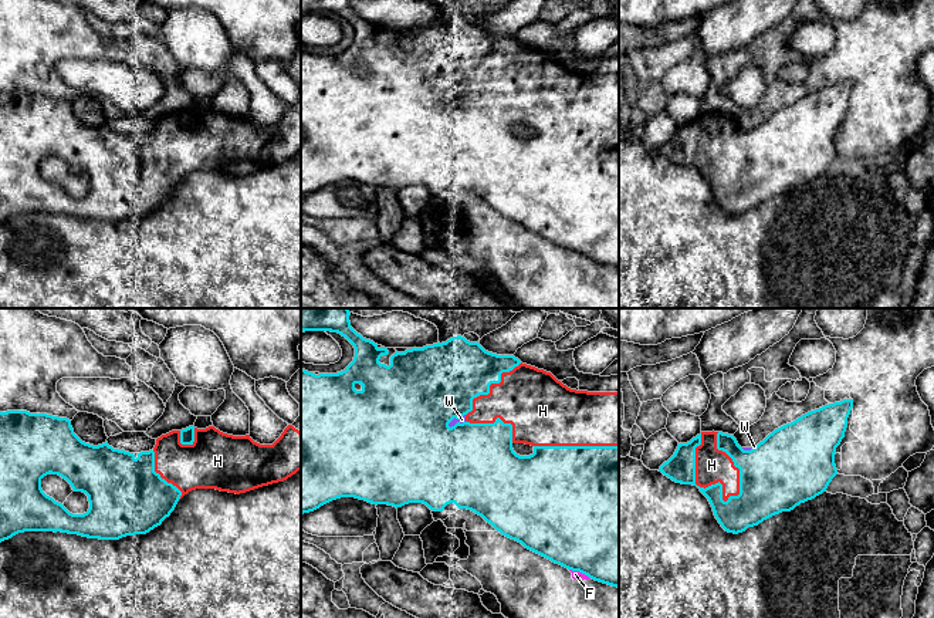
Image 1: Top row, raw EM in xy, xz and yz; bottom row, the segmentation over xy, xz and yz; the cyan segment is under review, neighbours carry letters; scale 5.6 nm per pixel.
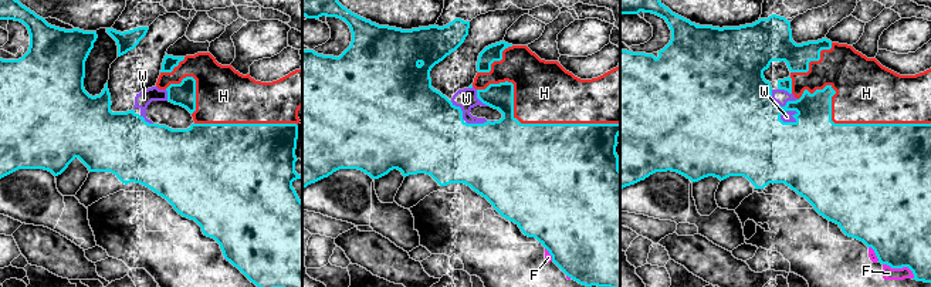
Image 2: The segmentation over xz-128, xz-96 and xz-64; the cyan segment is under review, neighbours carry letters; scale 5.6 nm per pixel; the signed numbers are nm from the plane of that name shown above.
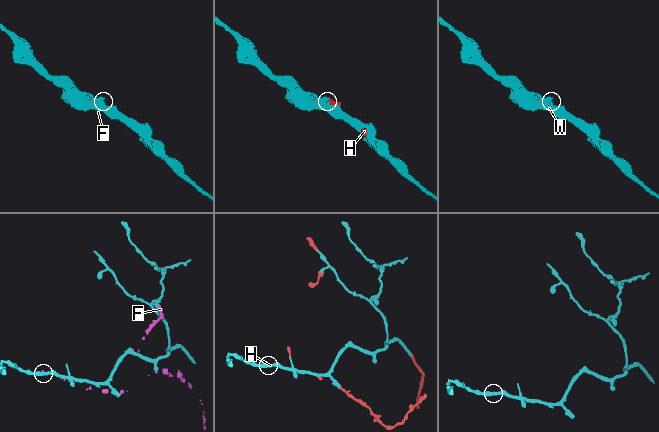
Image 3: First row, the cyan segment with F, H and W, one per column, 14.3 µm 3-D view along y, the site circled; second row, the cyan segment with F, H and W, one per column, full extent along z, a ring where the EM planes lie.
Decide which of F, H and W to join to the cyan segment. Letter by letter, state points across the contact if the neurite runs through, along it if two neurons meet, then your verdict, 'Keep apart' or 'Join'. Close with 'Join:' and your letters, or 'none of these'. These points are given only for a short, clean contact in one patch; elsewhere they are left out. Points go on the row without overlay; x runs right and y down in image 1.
F: Keep apart
H: Join
W: Keep apart
Join: H

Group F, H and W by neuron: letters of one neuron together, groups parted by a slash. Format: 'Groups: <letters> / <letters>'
Groups: F W / H

